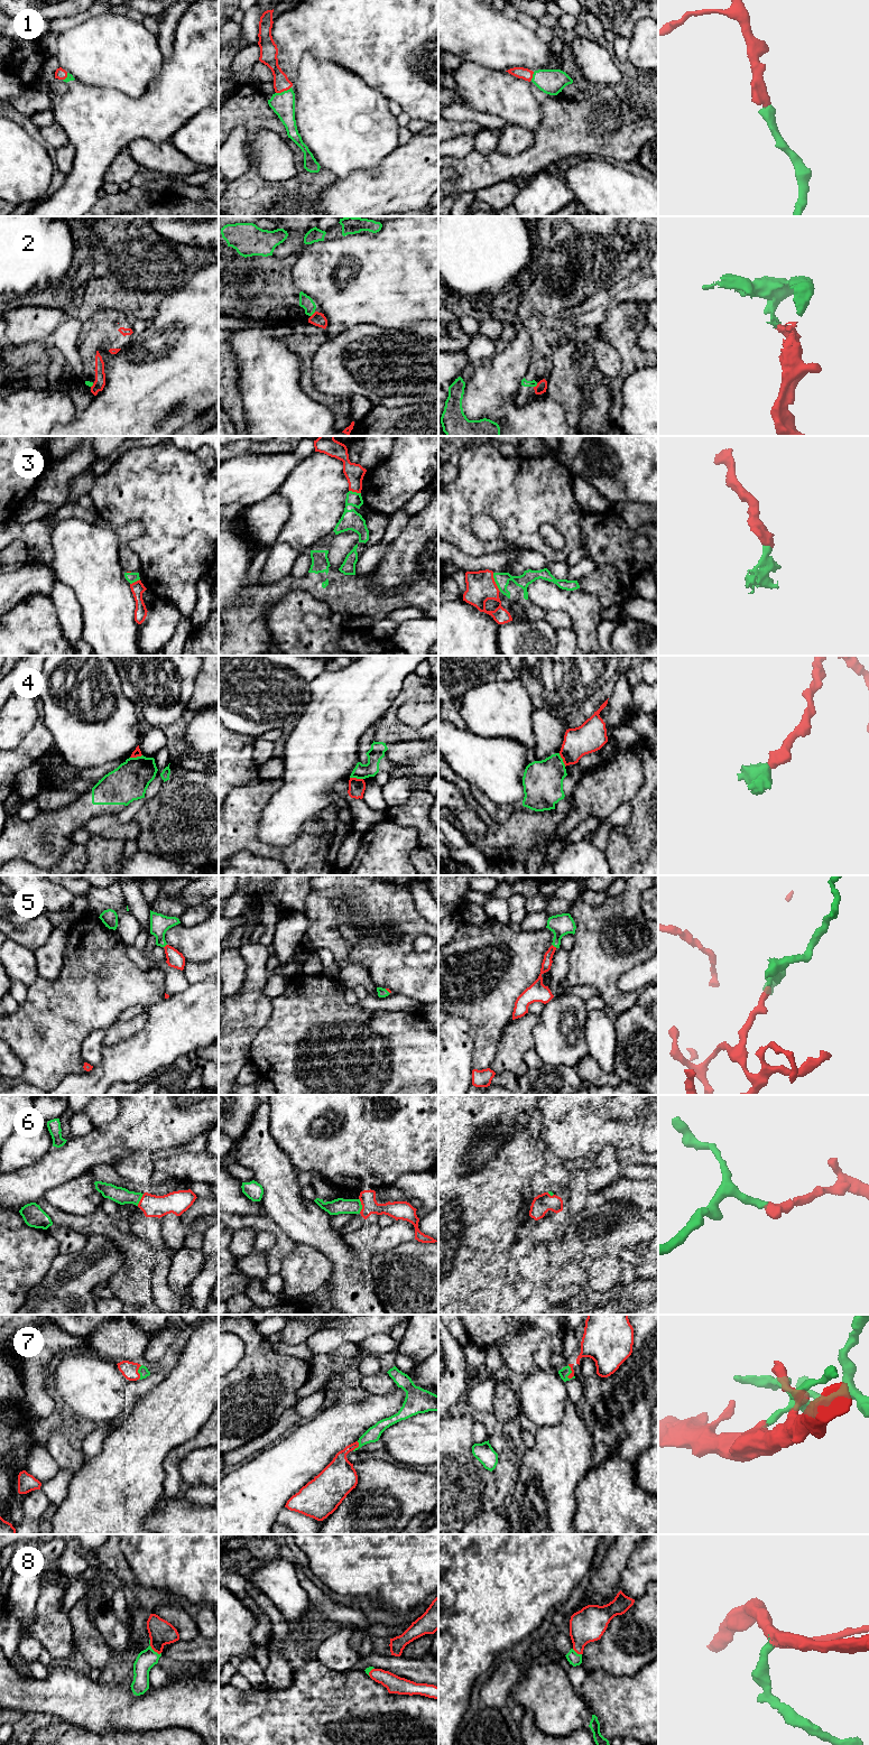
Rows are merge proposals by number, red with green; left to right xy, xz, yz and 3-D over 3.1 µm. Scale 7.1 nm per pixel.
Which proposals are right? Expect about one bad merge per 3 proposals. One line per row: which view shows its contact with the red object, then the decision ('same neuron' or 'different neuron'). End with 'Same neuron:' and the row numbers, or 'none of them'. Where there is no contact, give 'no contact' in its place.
1: xz | same neuron
2: xz | same neuron
3: yz | same neuron
4: xz | different neuron
5: yz | same neuron
6: xz | same neuron
7: xy | same neuron
8: xy | same neuron
Same neuron: 1, 2, 3, 5, 6, 7, 8

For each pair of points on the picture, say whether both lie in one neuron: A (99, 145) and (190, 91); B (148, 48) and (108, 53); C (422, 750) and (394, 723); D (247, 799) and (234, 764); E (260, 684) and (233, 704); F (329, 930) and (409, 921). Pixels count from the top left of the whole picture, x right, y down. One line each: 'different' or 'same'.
A: same
B: same
C: different
D: different
E: same
F: same

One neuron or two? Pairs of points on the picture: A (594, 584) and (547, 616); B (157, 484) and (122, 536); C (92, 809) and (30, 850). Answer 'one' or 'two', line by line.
A: one
B: two
C: one

